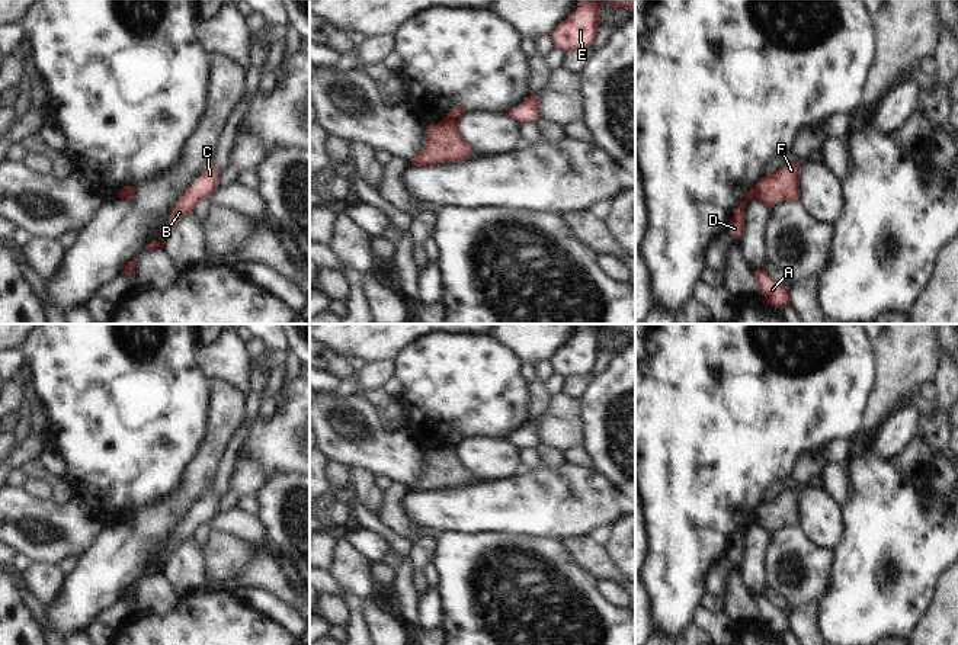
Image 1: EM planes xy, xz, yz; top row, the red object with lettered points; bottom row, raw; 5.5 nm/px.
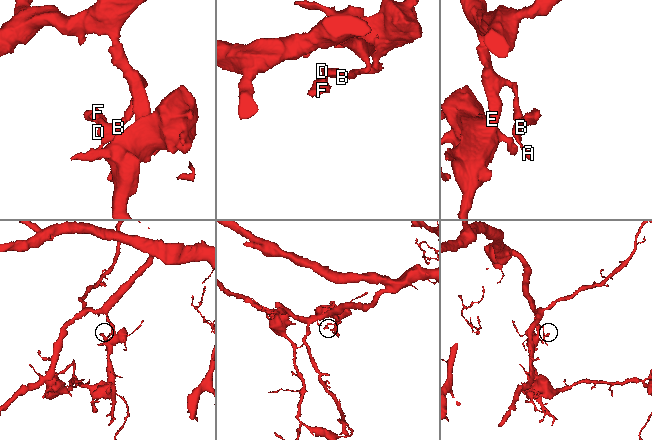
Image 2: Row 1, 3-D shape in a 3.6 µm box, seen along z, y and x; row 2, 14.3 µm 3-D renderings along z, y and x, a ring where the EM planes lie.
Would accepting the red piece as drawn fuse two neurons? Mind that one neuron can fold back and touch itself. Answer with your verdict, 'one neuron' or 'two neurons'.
two neurons

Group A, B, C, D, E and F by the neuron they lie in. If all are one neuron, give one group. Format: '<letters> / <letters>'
A B C D E / F

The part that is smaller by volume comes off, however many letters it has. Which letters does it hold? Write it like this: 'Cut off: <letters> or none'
Cut off: F

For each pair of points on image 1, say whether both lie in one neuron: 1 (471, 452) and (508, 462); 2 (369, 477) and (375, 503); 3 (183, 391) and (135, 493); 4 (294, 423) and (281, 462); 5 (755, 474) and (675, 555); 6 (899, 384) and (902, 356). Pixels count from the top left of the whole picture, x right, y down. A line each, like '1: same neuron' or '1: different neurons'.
1: same neuron
2: same neuron
3: same neuron
4: same neuron
5: same neuron
6: same neuron

